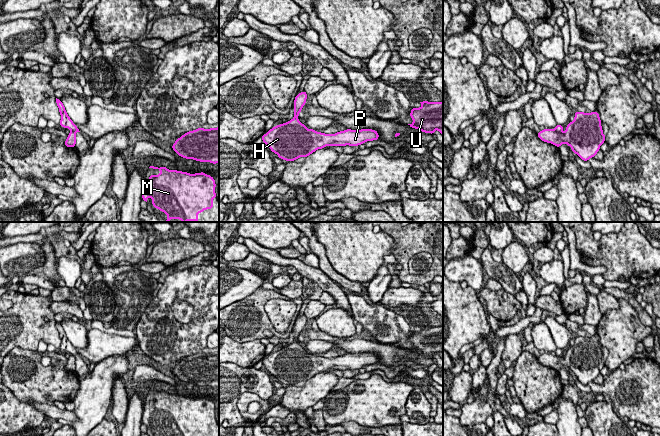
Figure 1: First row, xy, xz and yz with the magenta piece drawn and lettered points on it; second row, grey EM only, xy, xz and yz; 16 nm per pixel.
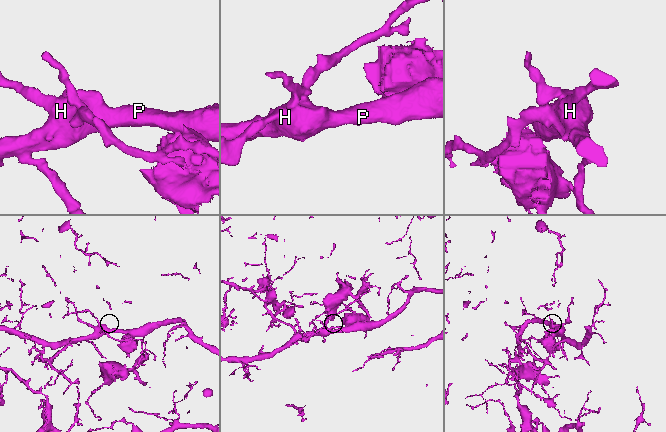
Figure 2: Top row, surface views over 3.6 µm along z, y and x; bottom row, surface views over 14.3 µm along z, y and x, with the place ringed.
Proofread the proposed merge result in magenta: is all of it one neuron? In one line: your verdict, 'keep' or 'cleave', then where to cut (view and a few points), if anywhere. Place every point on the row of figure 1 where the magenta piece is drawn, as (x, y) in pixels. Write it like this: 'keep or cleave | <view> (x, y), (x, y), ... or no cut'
cleave | xy (71, 129), (75, 133)

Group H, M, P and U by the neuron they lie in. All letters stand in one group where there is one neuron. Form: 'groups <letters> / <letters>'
groups H P U / M

